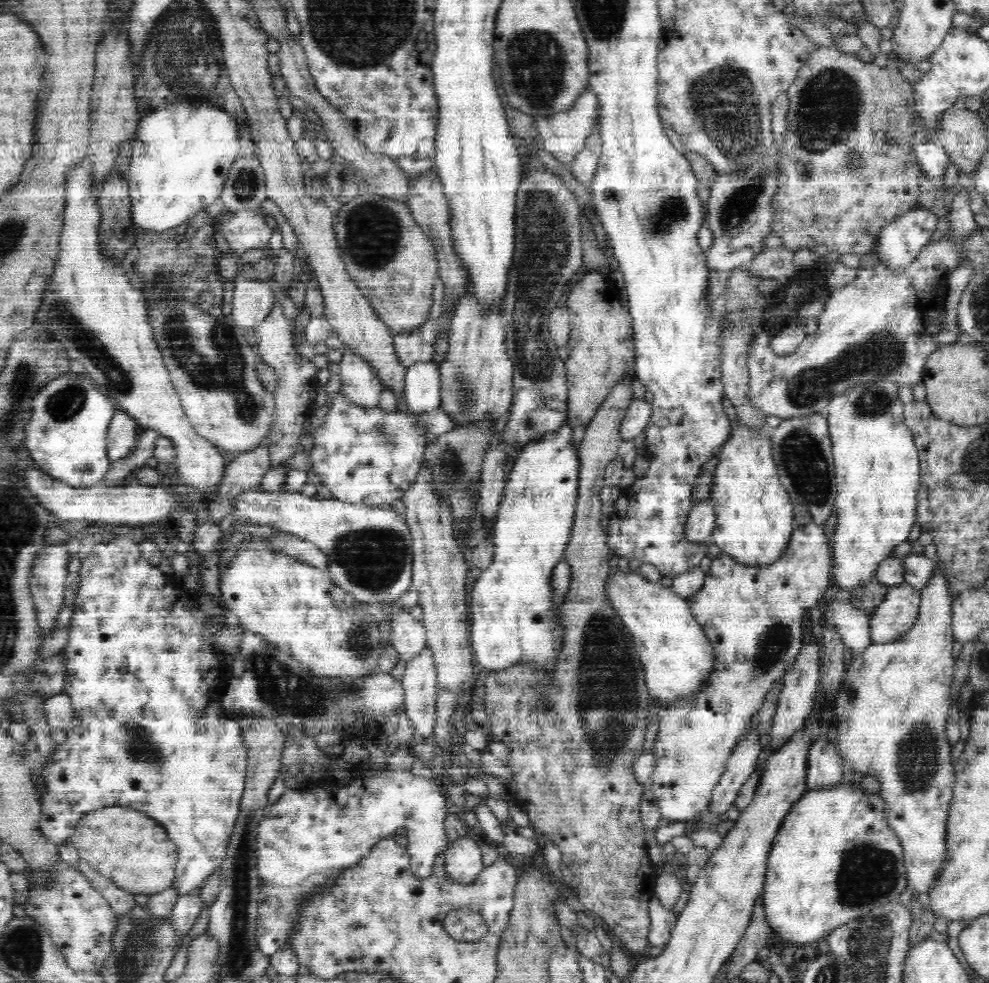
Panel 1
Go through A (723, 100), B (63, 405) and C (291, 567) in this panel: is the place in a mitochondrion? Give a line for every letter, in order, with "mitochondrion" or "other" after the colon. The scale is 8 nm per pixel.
A: mitochondrion
B: mitochondrion
C: other

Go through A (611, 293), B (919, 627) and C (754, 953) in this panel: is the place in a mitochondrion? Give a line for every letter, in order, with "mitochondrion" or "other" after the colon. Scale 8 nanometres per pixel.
A: other
B: other
C: other

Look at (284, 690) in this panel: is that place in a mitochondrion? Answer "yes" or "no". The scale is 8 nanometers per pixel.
yes

